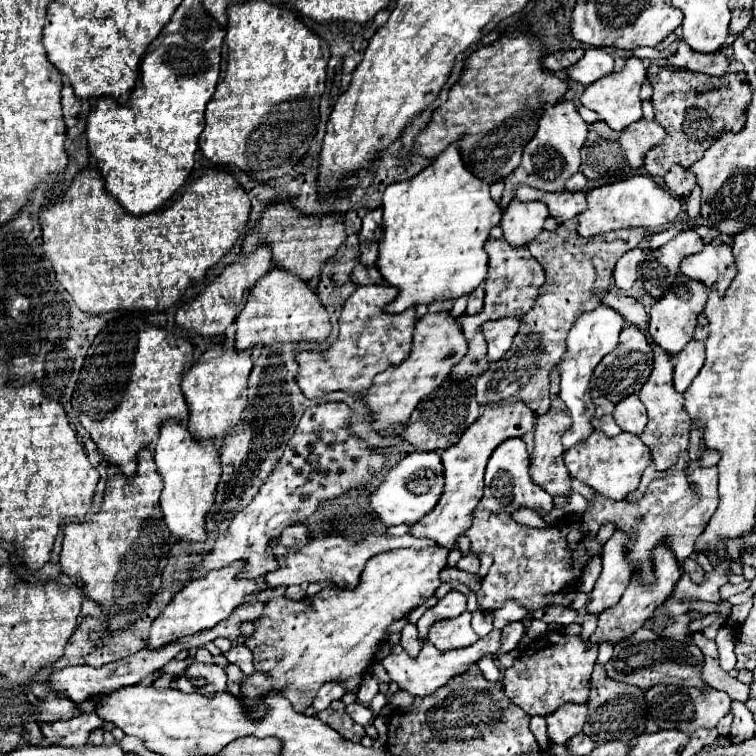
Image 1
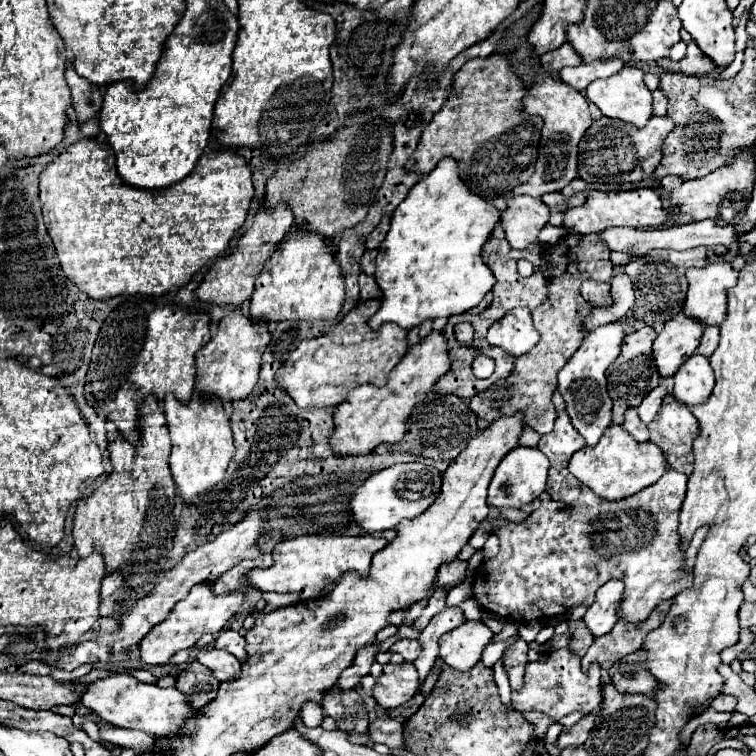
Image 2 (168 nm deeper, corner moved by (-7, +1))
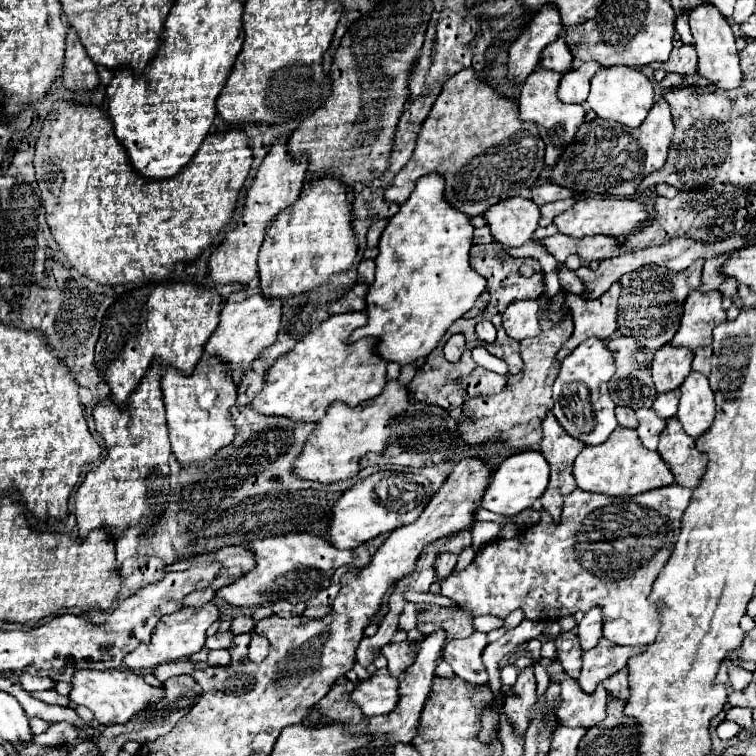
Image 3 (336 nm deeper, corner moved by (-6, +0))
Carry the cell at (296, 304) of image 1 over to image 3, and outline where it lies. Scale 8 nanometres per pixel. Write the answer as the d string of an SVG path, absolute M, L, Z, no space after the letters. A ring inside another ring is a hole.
M328 177L326 181L312 181L302 189L298 201L290 205L290 209L284 209L276 217L276 221L272 221L272 225L266 229L266 237L258 255L258 277L262 295L268 299L288 301L320 285L326 285L332 275L344 273L346 269L352 267L356 251L358 251L358 239L352 233L352 211L348 207L346 187L340 181Z

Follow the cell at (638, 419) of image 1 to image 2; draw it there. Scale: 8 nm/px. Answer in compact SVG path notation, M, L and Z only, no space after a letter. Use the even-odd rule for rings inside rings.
M659 384L655 390L651 390L651 392L645 396L643 404L637 408L637 412L639 412L639 416L641 416L641 420L643 420L645 424L649 424L649 422L655 418L657 410L659 410L659 404L663 404L663 398L665 398L667 394L669 394L669 388L667 388L665 384Z

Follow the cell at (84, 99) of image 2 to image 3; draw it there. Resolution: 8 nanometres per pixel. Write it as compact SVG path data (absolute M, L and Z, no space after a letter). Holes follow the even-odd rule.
M68 29L66 37L66 71L64 71L64 87L72 93L78 91L94 91L100 85L98 71L92 65L86 49L78 41L74 29Z

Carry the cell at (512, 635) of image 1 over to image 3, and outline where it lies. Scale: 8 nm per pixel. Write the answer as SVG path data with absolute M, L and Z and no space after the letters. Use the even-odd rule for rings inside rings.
M528 665L518 673L518 679L512 685L512 689L504 701L504 711L510 719L510 723L514 725L516 735L520 735L528 729L530 721L528 721L526 713L534 701L536 701L536 679L534 679L532 665Z

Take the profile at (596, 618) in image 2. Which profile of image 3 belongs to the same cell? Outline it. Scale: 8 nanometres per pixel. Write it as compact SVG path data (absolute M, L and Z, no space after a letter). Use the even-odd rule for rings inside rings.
M588 611L584 619L578 623L578 637L580 637L580 647L592 649L598 639L602 637L602 611Z

